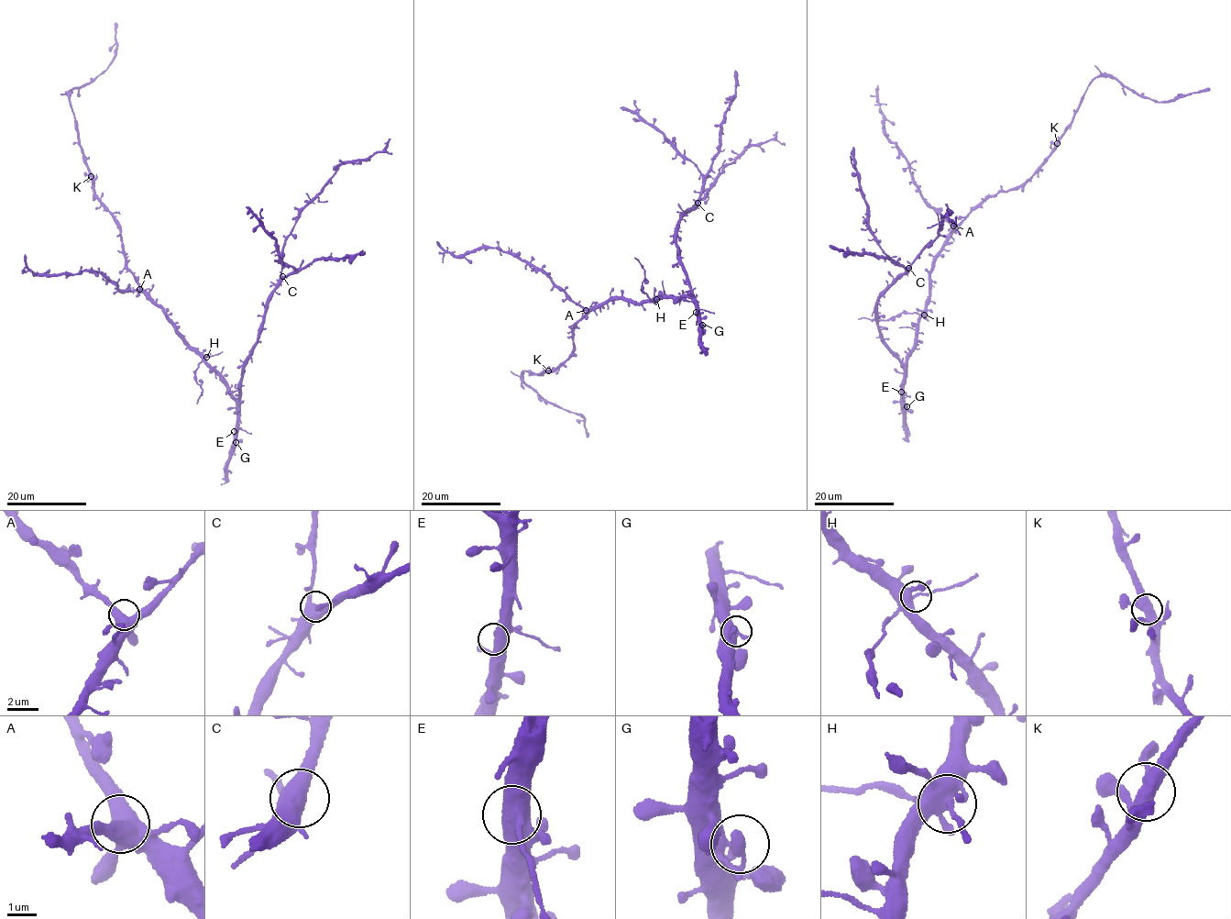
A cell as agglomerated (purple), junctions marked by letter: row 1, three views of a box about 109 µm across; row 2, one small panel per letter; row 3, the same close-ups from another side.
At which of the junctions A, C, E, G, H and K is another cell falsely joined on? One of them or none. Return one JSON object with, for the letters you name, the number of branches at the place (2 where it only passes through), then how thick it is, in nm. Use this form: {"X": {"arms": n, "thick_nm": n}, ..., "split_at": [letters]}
{"H": {"arms": 4, "thick_nm": 280}, "split_at": ["H"]}

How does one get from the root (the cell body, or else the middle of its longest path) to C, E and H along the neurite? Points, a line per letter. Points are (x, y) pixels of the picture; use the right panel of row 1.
C: (928, 301), (918, 323), (916, 340), (904, 363), (883, 341), (875, 310), (880, 293), (908, 268)
E: (928, 301), (918, 323), (901, 392)
H: (928, 301), (924, 315)

